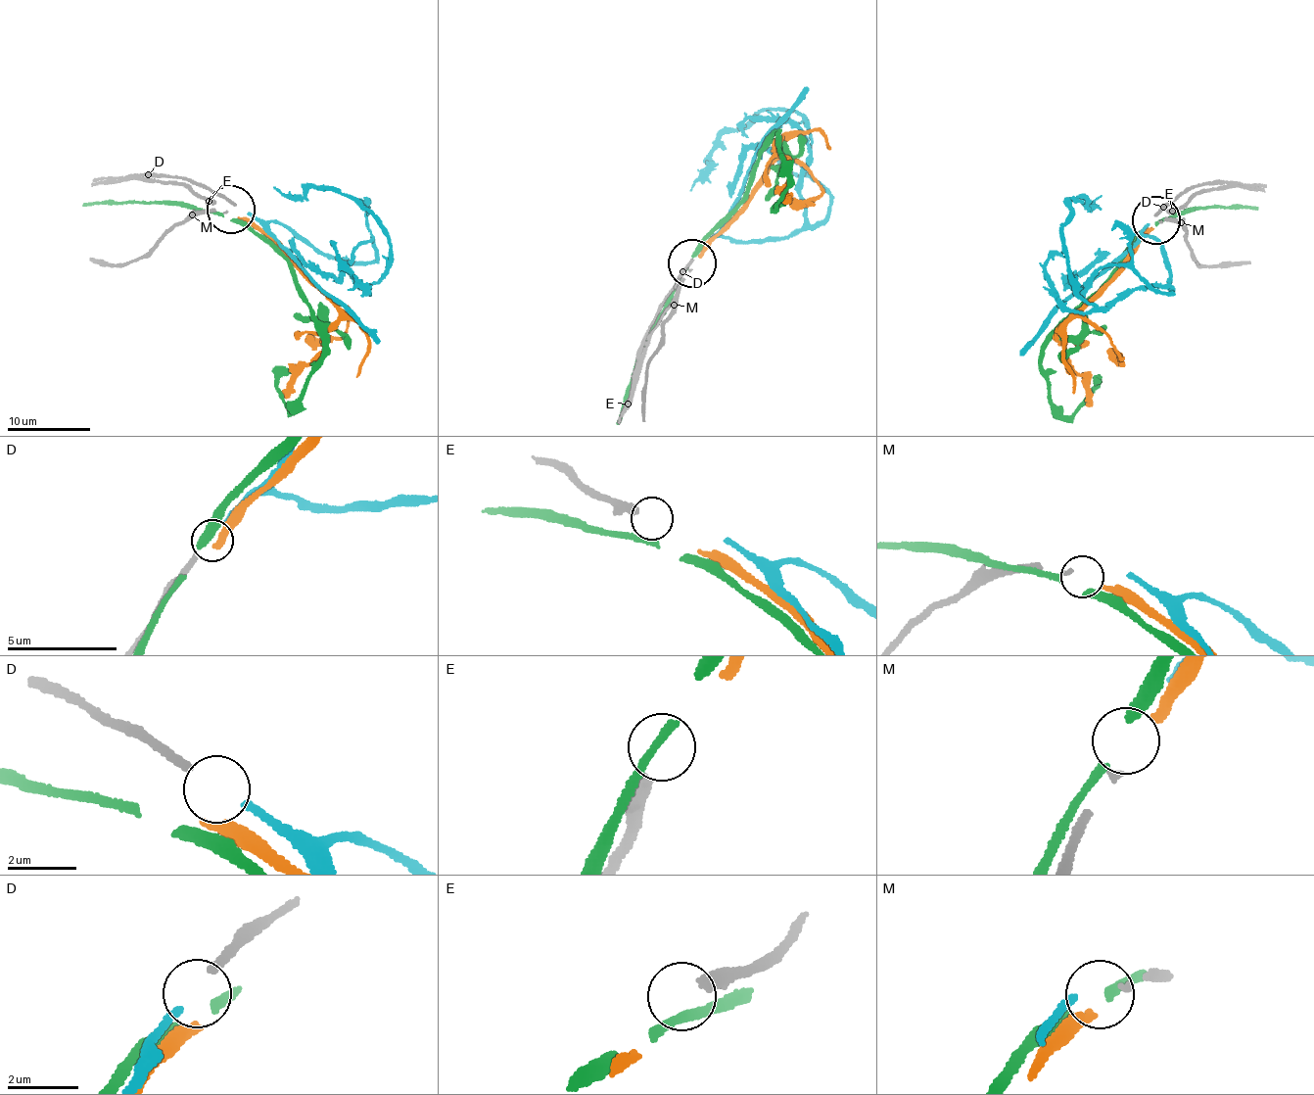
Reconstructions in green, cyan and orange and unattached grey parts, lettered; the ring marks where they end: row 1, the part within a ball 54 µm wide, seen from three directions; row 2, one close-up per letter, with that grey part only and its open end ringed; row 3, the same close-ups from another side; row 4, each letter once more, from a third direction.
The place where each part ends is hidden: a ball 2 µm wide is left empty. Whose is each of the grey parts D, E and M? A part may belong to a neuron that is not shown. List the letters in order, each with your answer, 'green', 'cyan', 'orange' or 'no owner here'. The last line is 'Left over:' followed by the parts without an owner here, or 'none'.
D: cyan
E: no owner here
M: orange
Left over: E

